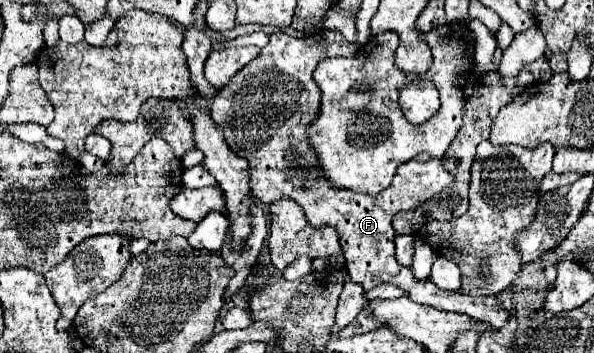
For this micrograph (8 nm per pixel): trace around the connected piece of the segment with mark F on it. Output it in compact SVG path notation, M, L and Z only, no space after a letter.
M319 29L305 39L269 39L269 43L261 49L261 55L245 65L229 81L229 85L215 95L217 99L213 99L211 105L211 119L223 129L229 149L249 161L253 197L265 205L283 197L293 199L305 211L307 221L313 227L335 227L351 281L361 283L365 291L379 283L393 283L407 291L415 303L425 307L465 313L467 317L485 321L495 329L505 327L509 311L497 297L469 297L459 291L443 291L429 279L415 279L411 267L403 267L395 261L395 231L391 227L391 219L399 211L417 209L421 203L453 183L453 175L445 171L441 159L425 153L409 159L397 169L393 183L377 195L339 189L325 179L307 139L307 127L319 115L319 87L313 81L313 71L321 59L355 55L357 49L359 47L349 43L339 31L329 29Z

